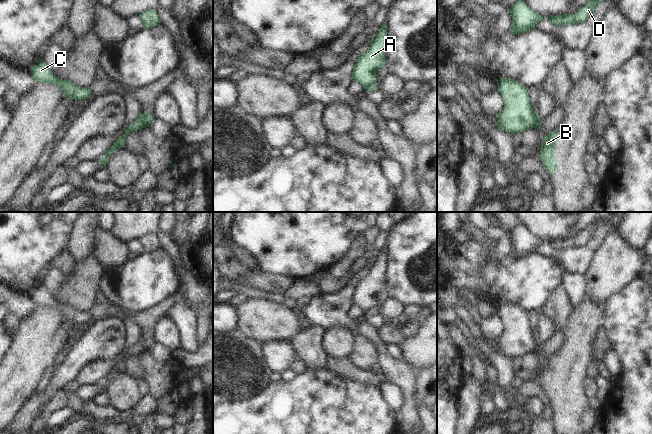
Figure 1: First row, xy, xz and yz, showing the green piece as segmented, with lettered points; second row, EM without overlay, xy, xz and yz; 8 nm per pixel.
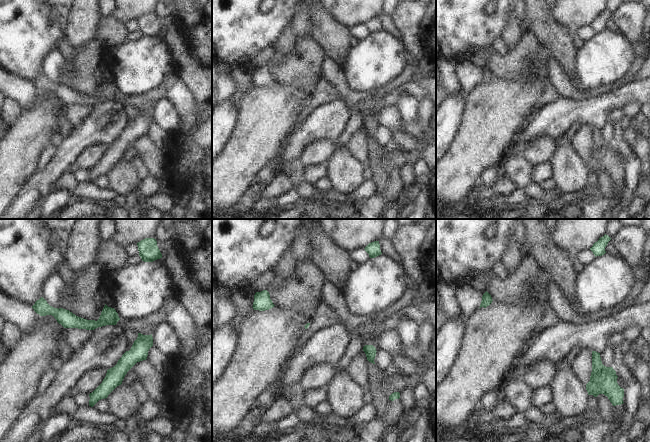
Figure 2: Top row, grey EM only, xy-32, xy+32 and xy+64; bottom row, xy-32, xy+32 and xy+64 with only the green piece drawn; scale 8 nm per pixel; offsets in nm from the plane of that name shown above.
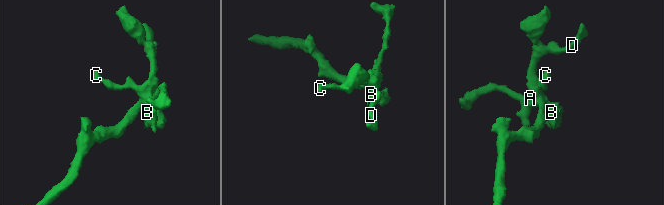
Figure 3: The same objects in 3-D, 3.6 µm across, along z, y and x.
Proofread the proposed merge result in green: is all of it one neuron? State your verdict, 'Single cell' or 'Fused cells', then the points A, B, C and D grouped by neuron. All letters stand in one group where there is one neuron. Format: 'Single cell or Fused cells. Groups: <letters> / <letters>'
Fused cells. Groups: A C D / B

